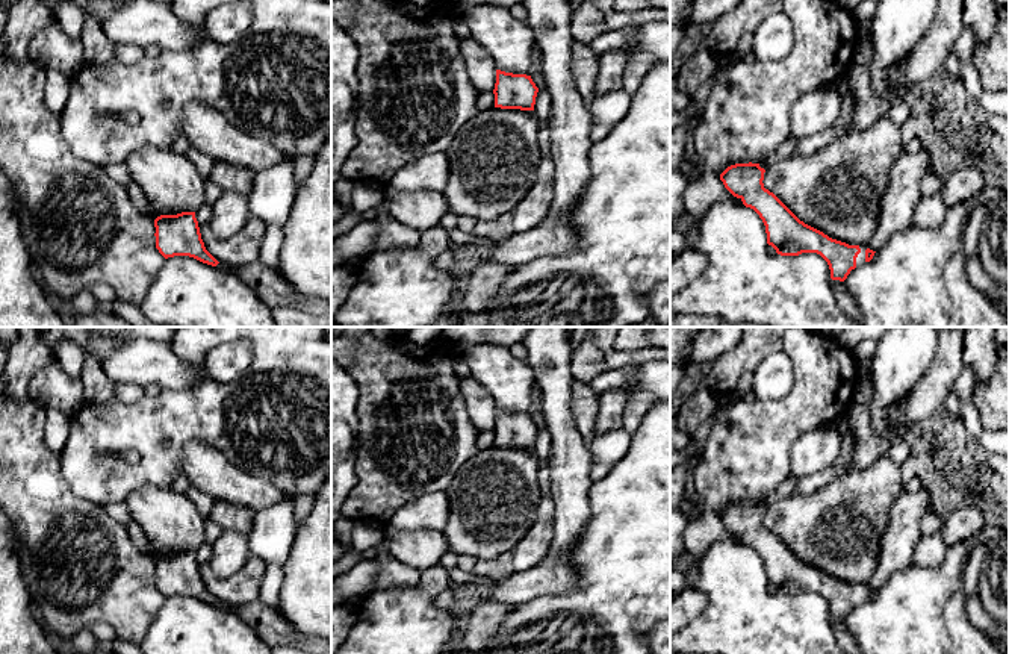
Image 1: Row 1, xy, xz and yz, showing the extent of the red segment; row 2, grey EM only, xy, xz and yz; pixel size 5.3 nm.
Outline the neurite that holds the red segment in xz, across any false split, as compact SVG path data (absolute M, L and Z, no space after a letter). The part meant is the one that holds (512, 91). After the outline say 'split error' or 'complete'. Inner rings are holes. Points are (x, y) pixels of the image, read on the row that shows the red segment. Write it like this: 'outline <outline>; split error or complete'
outline M496 70L495 107L534 111L537 92L531 76Z; complete

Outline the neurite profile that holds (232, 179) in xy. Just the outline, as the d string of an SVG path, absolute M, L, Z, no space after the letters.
M213 162L210 180L221 188L222 192L241 192L248 198L253 189L254 174L227 162Z

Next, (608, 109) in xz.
M623 88L607 95L593 97L588 103L595 124L613 129L629 111L632 95Z

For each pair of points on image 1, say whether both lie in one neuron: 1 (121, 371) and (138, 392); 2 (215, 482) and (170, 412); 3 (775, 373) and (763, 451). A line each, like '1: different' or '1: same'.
1: different
2: different
3: different

